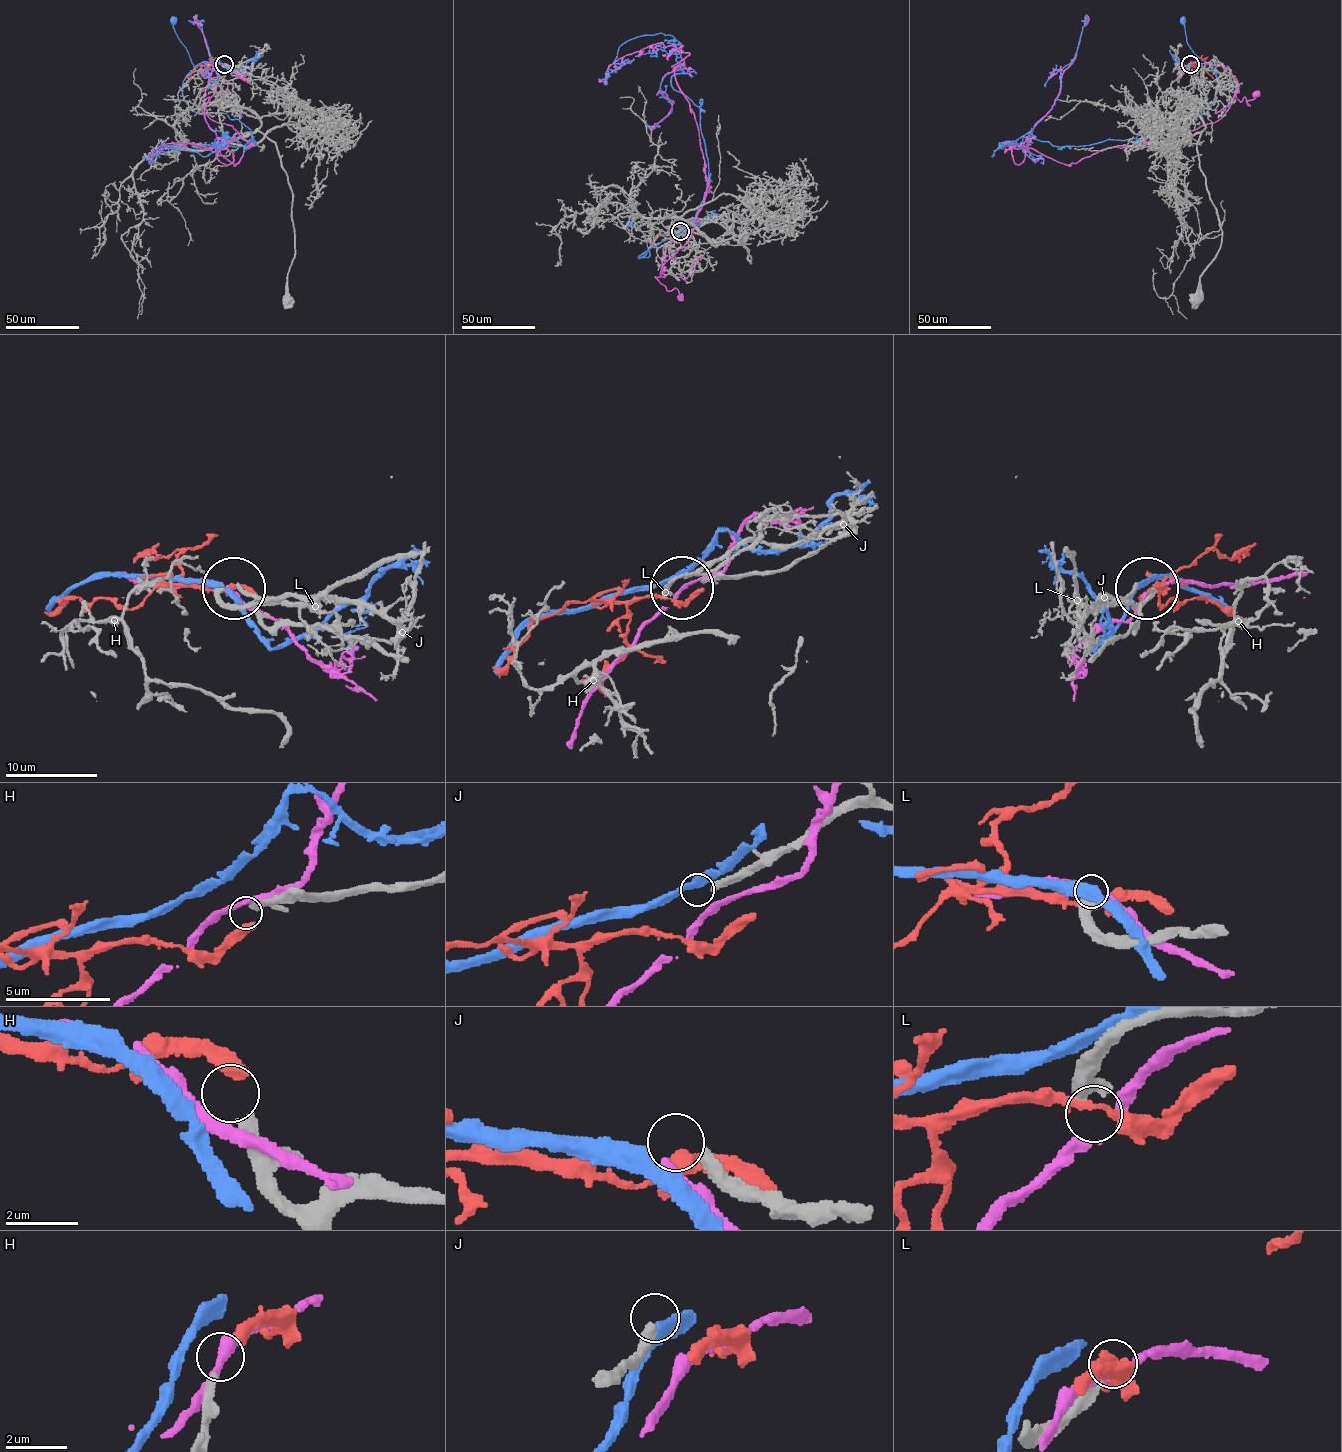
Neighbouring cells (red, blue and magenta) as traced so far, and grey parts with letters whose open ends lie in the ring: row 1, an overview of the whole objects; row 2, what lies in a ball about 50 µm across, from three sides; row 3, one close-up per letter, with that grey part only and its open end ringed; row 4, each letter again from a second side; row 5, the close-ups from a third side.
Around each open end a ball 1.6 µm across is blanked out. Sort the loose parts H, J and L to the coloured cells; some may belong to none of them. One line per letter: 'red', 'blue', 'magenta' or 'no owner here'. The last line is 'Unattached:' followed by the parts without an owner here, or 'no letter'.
H: red
J: no owner here
L: no owner here
Unattached: J, L

